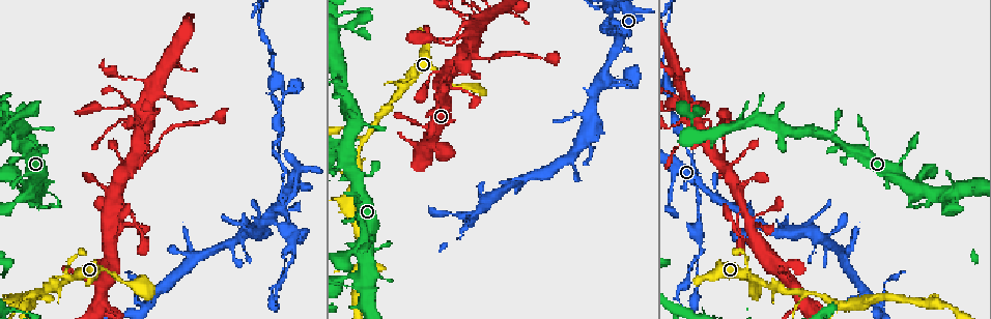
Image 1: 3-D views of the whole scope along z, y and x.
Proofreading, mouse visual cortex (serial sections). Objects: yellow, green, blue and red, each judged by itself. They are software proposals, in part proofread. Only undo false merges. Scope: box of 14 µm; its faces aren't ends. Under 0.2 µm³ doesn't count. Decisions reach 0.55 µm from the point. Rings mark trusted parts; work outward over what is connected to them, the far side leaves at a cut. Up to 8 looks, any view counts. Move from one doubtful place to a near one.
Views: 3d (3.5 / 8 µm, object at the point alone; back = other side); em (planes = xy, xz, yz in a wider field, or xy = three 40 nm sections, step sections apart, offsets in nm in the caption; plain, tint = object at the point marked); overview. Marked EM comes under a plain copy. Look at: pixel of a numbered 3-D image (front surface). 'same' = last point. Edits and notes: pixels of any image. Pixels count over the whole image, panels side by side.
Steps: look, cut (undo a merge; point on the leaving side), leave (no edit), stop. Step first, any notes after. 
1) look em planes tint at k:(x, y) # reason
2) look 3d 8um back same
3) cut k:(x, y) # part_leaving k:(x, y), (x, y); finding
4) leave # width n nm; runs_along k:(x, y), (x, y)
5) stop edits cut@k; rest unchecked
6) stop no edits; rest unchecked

look 3d 3.5um at 1:(356, 251) # abrupt turn

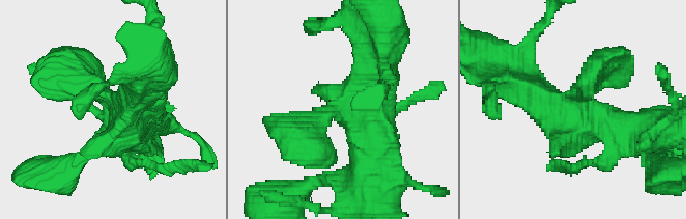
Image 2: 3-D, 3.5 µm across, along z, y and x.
look em xy step 1 tint at 2:(576, 103) # now the EM

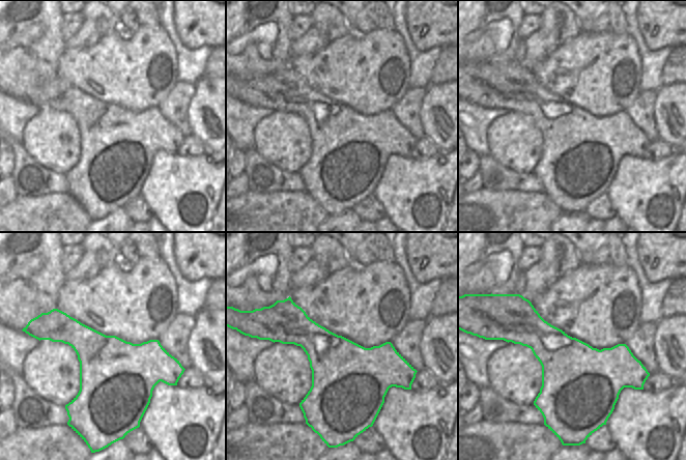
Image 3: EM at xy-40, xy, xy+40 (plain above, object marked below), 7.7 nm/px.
look em xy step 3 tint same # cut it another way

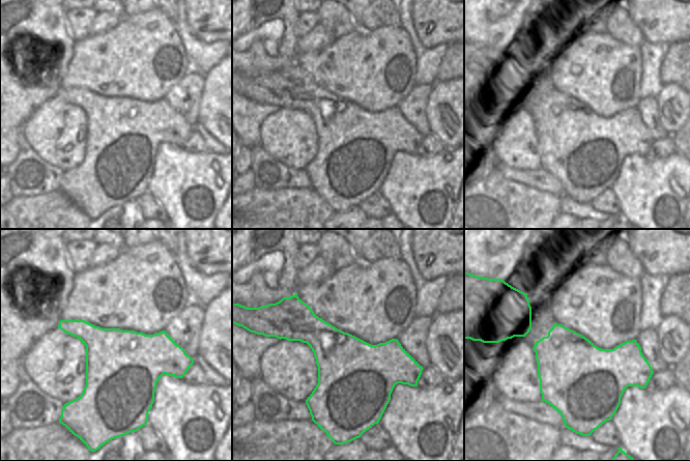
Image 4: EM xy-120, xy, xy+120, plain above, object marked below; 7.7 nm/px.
leave # runs_along 2:(513, 77), (576, 121), (630, 129); continuous, no second cell

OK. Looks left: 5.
look 3d 3.5um at 1:(32, 292)

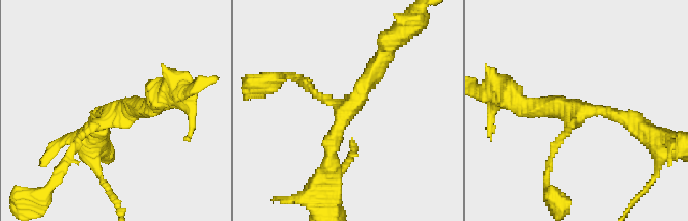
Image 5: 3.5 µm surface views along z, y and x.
look em xy step 5 tint at 5:(353, 103) # arms 3; arm_widths 150, 200, 250 nm; shape alone is not enough

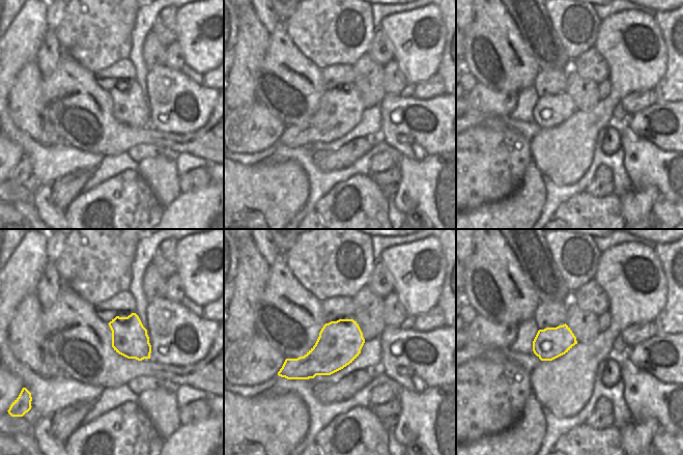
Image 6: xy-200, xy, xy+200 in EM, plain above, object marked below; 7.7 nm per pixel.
leave # runs_along 5:(386, 49), (342, 115), (330, 163); continuous, no second cell

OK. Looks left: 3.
look 3d 3.5um at 1:(156, 85) # arms part here

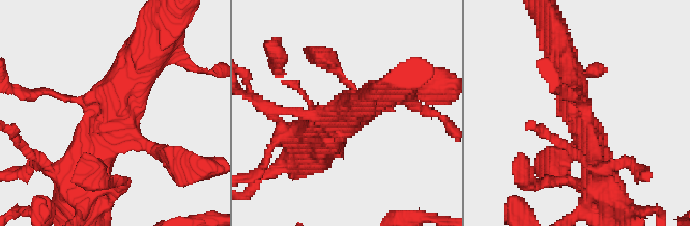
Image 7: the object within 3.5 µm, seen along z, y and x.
look em planes tint at 7:(116, 114)

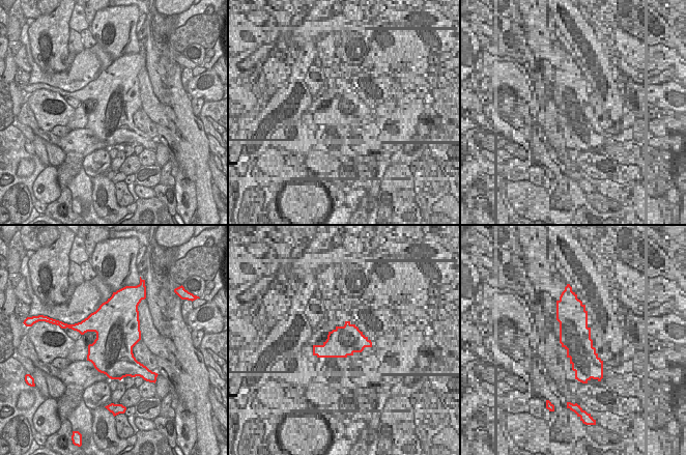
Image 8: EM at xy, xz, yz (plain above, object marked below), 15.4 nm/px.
leave # runs_along 7:(91, 175), (145, 58); continuous, no second cell

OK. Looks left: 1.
stop no edits; rest unchecked

